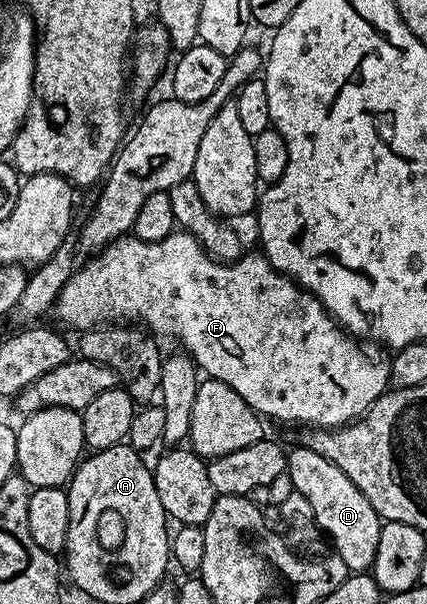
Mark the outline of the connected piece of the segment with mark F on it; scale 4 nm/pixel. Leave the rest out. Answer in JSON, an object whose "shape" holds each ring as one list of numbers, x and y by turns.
{"shape":[[174,229,167,237,163,237,163,241,151,241,150,243,136,237,122,237,115,240,114,243,109,243,101,252,85,261,82,267,80,264,74,270,73,276,69,278,67,285,63,285,63,289,57,297,55,312,57,311,58,317,67,326,77,327,76,329,92,329,108,324,110,321,136,321,148,328,154,336,170,335,171,338,178,339,186,347,182,348,187,352,189,358,197,364,198,368,208,378,218,379,227,385,231,385,231,389,235,389,235,393,239,393,239,397,243,397,243,401,247,401,247,405,251,405,251,409,266,420,278,419,281,423,335,428,343,427,347,423,362,418,365,410,390,386,389,363,385,361,376,363,375,360,368,359,357,348,359,346,358,340,333,320,332,315,325,310,324,305,310,291,304,291,293,280,274,269,264,254,256,254,249,255,249,253,245,253,242,254,240,259,232,261,214,259,201,247,199,241,193,235,182,229]]}

